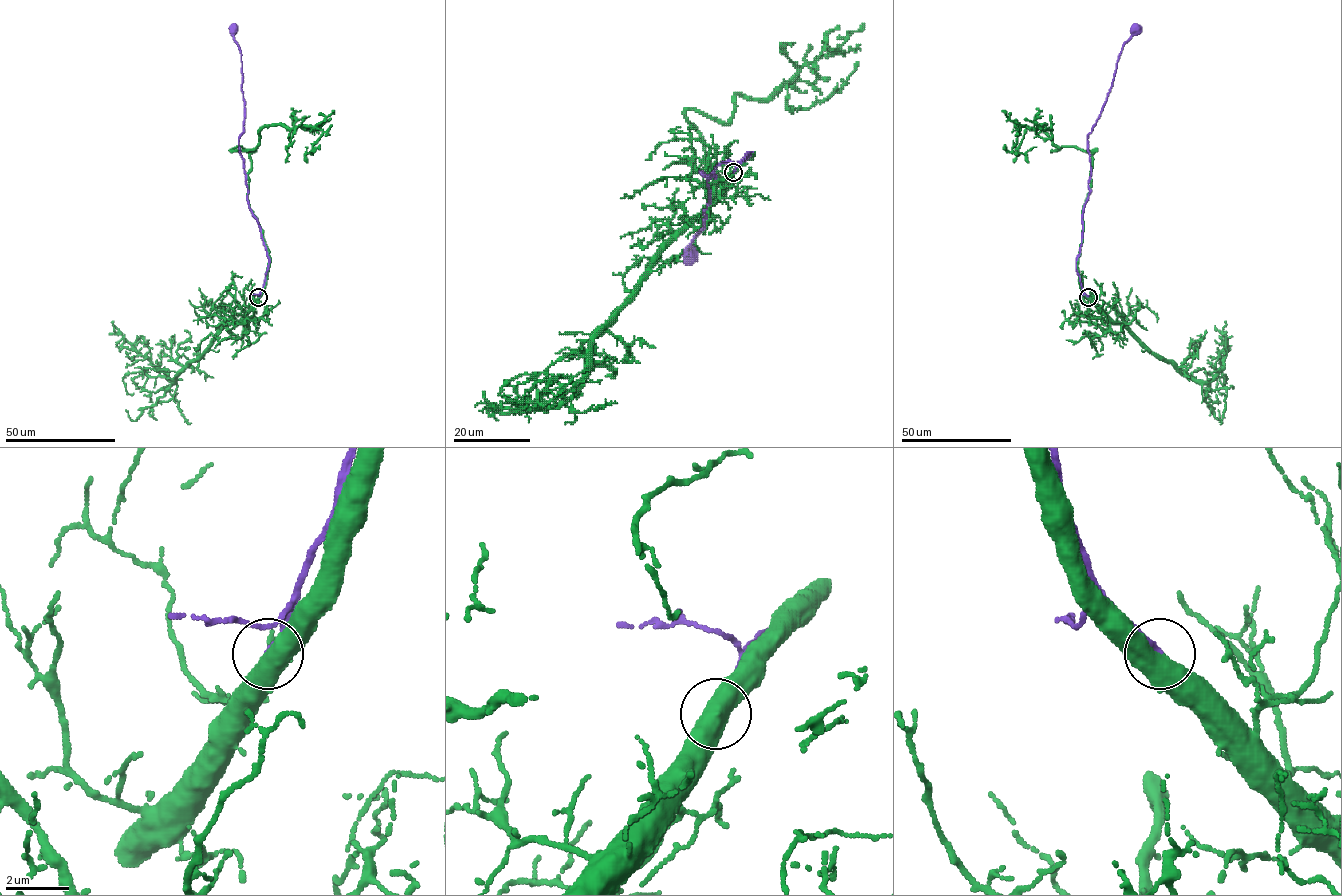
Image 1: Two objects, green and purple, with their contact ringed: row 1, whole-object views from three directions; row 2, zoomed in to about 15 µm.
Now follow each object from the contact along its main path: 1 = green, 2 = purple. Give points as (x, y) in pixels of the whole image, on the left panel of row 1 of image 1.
1: (258, 297), (269, 257), (247, 199), (251, 151), (231, 150), (255, 148), (275, 124), (320, 129), (305, 147)
2: (258, 297), (269, 258), (260, 227), (249, 208), (244, 161), (239, 150), (244, 101), (241, 53), (233, 29)

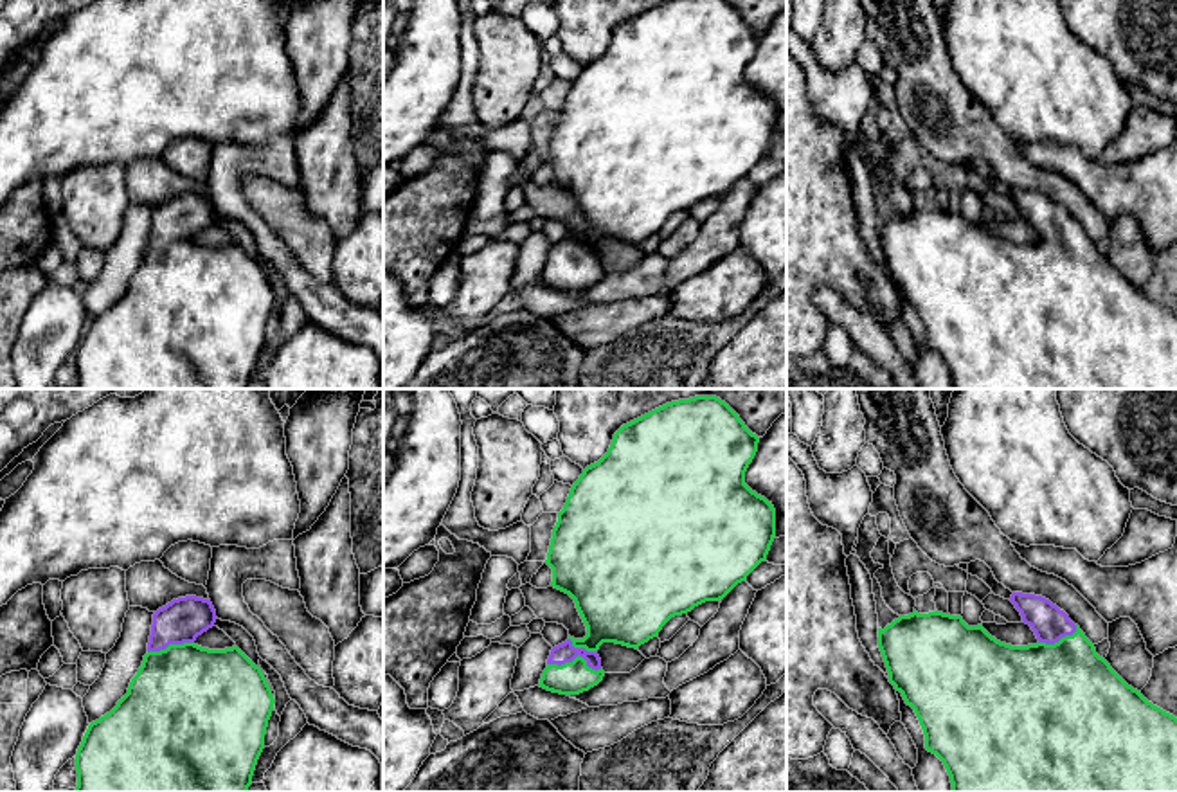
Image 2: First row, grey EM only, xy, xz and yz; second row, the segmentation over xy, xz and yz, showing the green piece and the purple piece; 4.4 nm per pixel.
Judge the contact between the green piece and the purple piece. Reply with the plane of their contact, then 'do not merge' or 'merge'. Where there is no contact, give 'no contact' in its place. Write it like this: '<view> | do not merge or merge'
xz | merge

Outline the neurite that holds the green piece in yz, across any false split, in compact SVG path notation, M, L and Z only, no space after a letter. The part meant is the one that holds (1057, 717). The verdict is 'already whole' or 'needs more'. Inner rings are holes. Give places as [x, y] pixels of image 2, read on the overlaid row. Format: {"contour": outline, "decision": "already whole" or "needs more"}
{"contour": "M1013 592L1010 601L1020 612L1022 621L1031 626L1038 643L1011 646L992 637L983 625L968 626L961 616L943 612L900 616L884 630L878 628L878 648L882 652L889 682L902 693L920 720L925 734L925 749L936 754L952 783L952 792L1177 792L1177 718L1148 702L1141 691L1128 686L1110 664L1096 653L1069 616L1049 599L1035 594Z", "decision": "needs more"}

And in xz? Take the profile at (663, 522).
{"contour": "M695 396L666 403L626 425L623 425L612 439L608 452L594 464L587 466L580 479L572 484L563 509L558 513L558 522L553 529L553 538L545 563L553 569L551 585L569 594L587 626L583 639L569 639L551 650L547 668L542 673L540 688L560 695L580 695L597 686L605 671L597 650L603 643L615 643L628 648L639 648L650 639L657 637L662 626L675 616L691 612L705 601L723 599L738 583L767 560L770 545L776 536L776 509L772 502L758 495L745 484L745 472L758 452L759 437L752 434L740 416L716 396Z", "decision": "needs more"}

